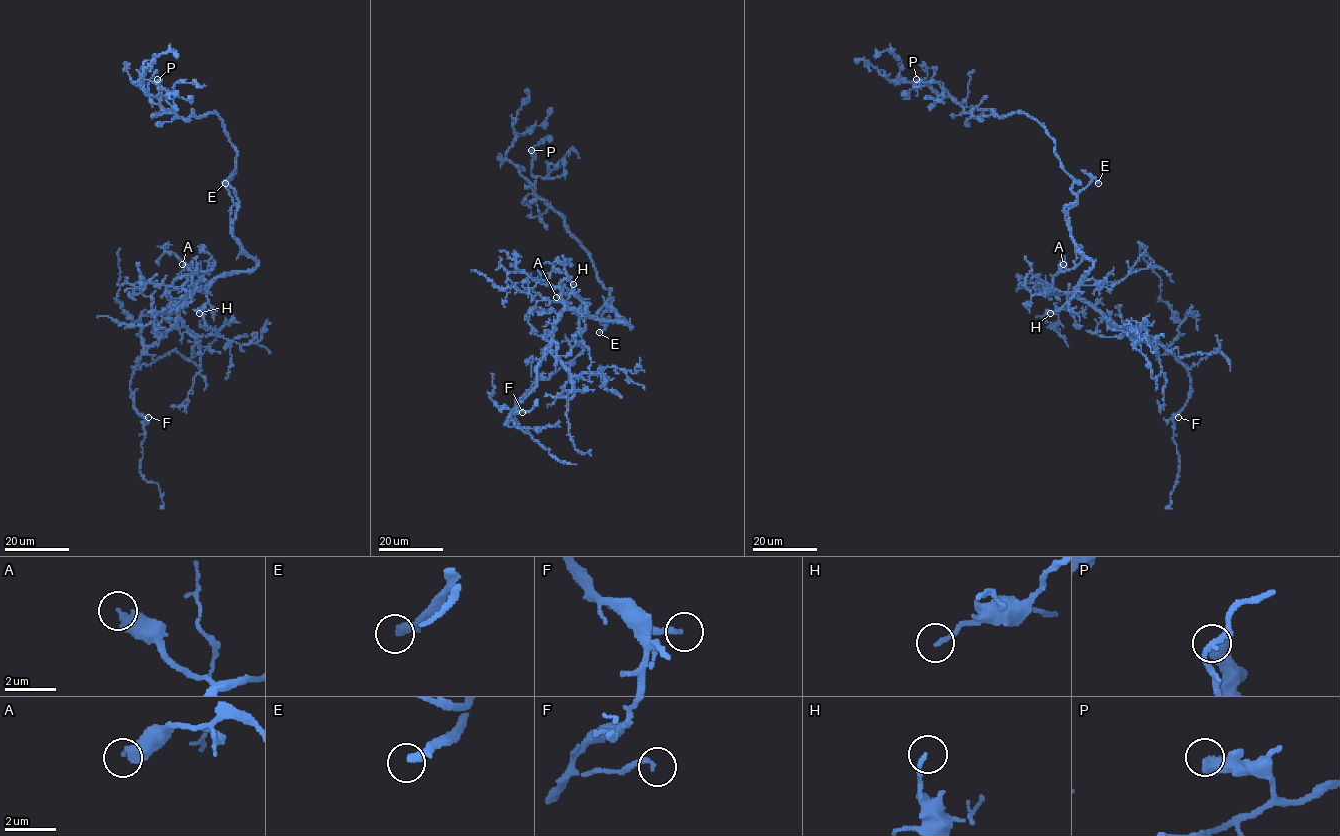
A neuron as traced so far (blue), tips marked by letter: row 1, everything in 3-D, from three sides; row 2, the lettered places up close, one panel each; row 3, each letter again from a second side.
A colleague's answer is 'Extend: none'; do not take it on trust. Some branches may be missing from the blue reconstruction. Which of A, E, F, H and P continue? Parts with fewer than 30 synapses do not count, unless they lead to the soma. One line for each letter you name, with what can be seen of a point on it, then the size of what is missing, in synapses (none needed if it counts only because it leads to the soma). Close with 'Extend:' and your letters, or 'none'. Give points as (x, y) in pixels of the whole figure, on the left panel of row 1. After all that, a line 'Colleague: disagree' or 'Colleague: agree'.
E: (225, 183)
Extend: E
Colleague: disagree

